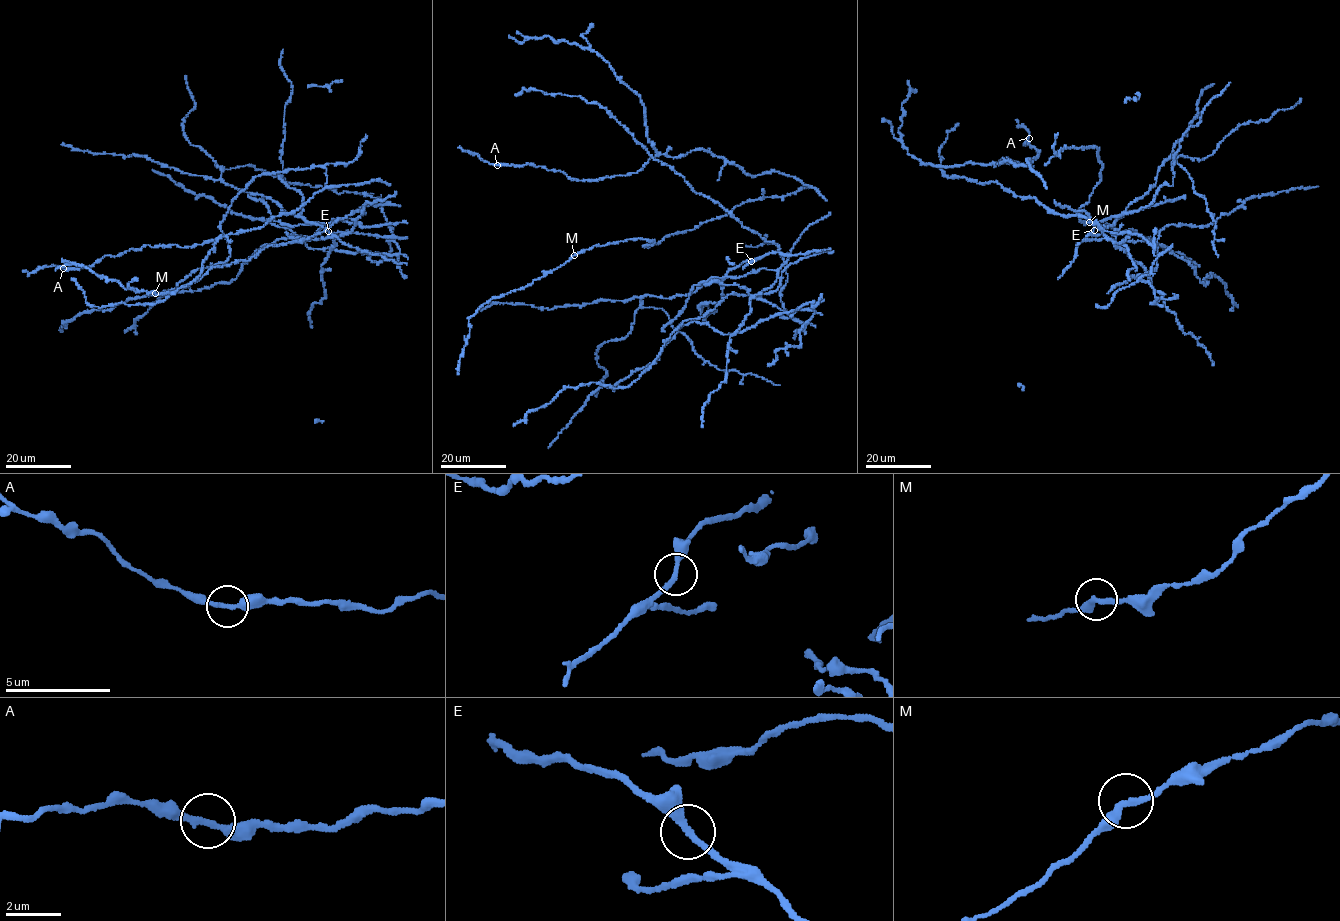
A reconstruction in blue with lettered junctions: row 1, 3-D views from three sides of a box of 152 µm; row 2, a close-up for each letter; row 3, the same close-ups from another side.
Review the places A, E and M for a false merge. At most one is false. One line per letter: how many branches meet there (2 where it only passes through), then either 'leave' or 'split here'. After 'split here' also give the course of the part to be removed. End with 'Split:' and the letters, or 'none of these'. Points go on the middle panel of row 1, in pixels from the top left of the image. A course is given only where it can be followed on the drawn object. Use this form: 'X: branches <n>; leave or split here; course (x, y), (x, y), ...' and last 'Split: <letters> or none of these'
A: branches 2; leave
E: branches 2; leave
M: branches 2; leave
Split: none of these

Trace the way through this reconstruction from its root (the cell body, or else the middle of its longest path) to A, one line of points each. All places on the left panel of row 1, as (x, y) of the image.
A: (338, 186), (325, 187), (262, 226), (192, 246), (144, 245), (105, 255), (88, 267), (64, 268)

